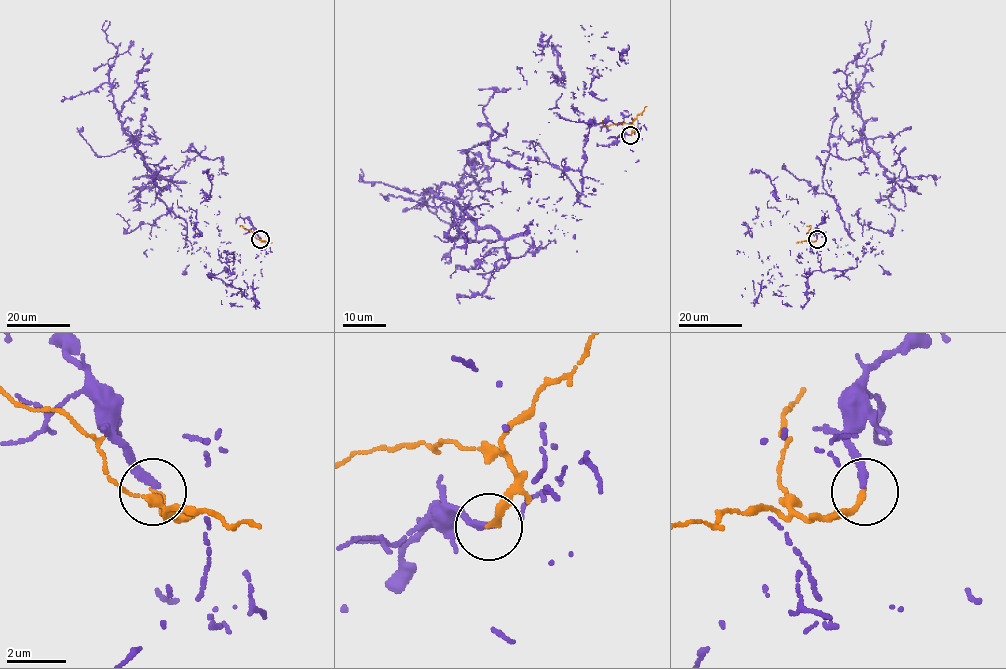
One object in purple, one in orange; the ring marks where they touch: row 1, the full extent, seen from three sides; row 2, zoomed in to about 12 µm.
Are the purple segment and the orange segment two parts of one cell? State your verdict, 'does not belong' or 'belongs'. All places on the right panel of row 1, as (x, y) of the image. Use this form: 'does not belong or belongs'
does not belong

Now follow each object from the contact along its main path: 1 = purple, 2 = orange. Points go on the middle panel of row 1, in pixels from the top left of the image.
1: (630, 135), (579, 121), (582, 219), (464, 151), (498, 239), (449, 241), (473, 219)
2: (630, 135), (633, 129), (631, 124), (625, 122), (605, 126), (602, 120)

